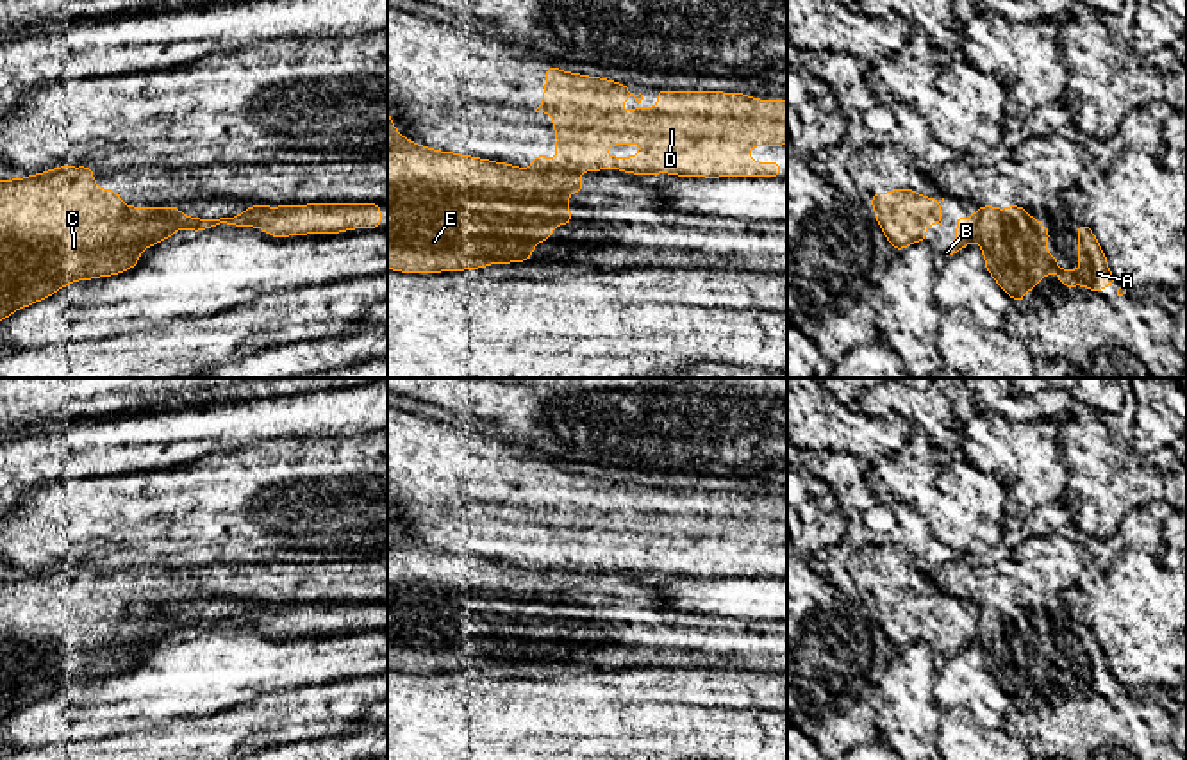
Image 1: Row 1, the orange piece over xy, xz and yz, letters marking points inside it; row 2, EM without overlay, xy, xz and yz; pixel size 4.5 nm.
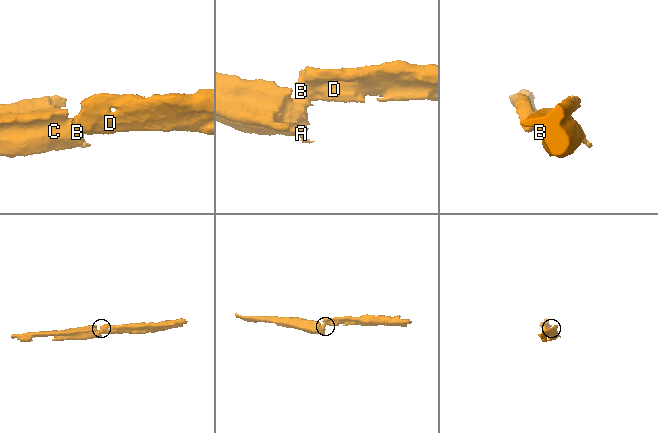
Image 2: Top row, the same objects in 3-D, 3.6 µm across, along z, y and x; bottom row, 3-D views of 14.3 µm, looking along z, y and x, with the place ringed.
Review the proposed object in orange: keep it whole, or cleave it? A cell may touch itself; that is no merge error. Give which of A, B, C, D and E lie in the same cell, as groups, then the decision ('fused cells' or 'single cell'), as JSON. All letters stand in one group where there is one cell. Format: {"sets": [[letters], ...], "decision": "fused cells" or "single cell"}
{"sets": [["A", "C", "E"], ["B", "D"]], "decision": "fused cells"}

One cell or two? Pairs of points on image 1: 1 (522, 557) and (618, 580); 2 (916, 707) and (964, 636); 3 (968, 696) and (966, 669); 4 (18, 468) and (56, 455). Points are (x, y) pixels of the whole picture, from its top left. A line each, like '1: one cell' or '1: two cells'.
1: two cells
2: two cells
3: one cell
4: one cell

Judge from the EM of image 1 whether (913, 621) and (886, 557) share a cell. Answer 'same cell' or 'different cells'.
same cell

